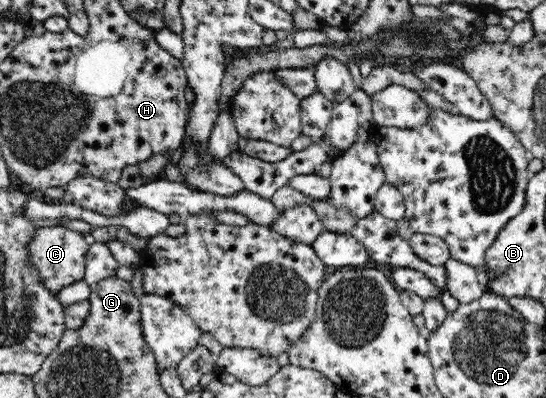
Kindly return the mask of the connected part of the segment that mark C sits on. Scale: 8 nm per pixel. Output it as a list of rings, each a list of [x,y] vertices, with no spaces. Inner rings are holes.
[[[56,225],[41,227],[36,231],[32,239],[31,263],[39,270],[41,279],[53,293],[59,293],[64,287],[74,284],[85,277],[85,266],[89,247],[93,242],[88,236],[68,228],[68,226]]]

